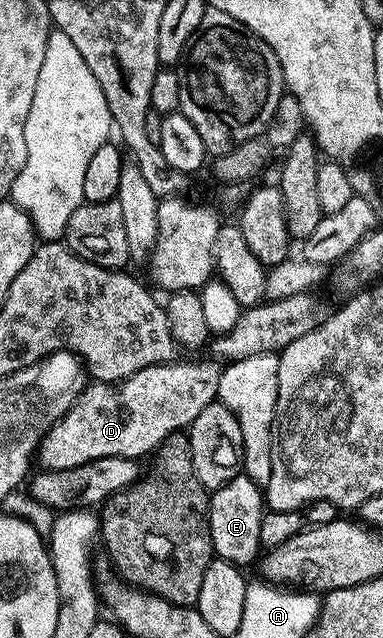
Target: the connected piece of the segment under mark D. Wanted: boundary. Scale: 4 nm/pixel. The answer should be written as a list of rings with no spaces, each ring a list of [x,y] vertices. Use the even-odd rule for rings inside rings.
[[[213,359],[181,360],[152,365],[122,381],[86,384],[79,404],[70,407],[42,439],[36,456],[40,468],[79,467],[79,463],[107,455],[148,458],[170,434],[188,430],[189,424],[199,419],[199,411],[218,400],[222,366]],[[81,413],[85,416],[82,425]],[[81,429],[85,433],[81,433]]]

